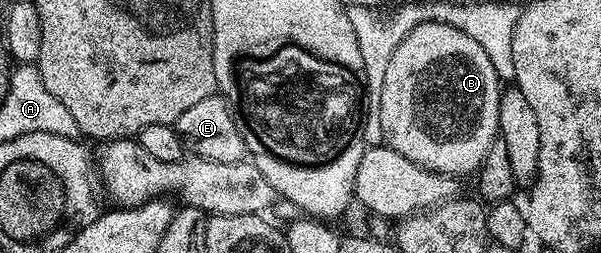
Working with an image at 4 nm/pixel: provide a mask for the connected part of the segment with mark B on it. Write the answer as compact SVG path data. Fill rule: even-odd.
M443 23L416 25L384 69L380 125L385 146L441 175L463 177L477 172L484 153L499 138L501 96L500 80L488 53L468 33Z

